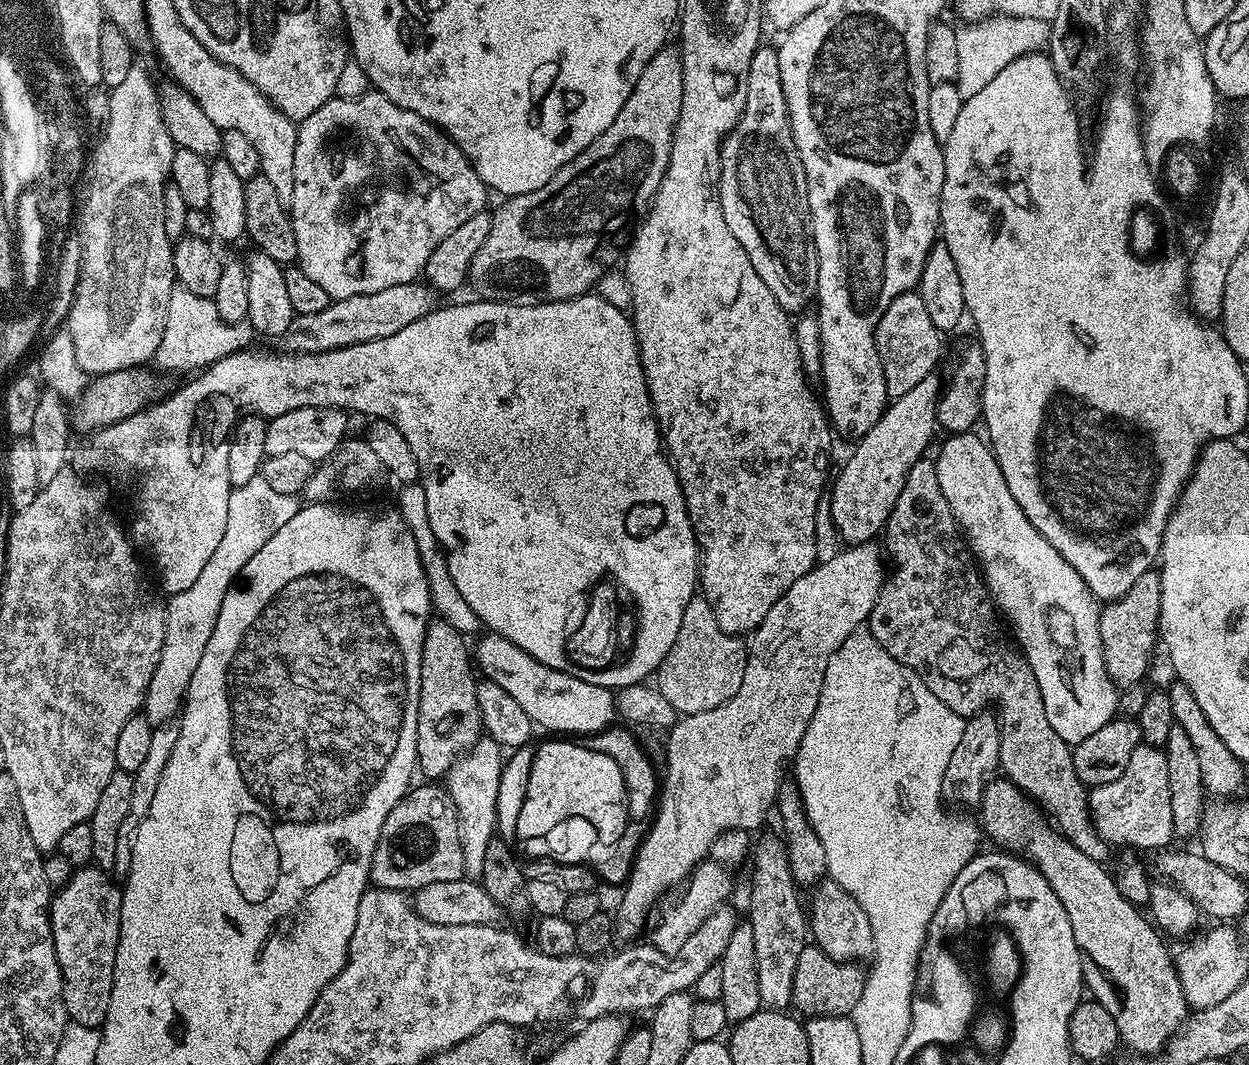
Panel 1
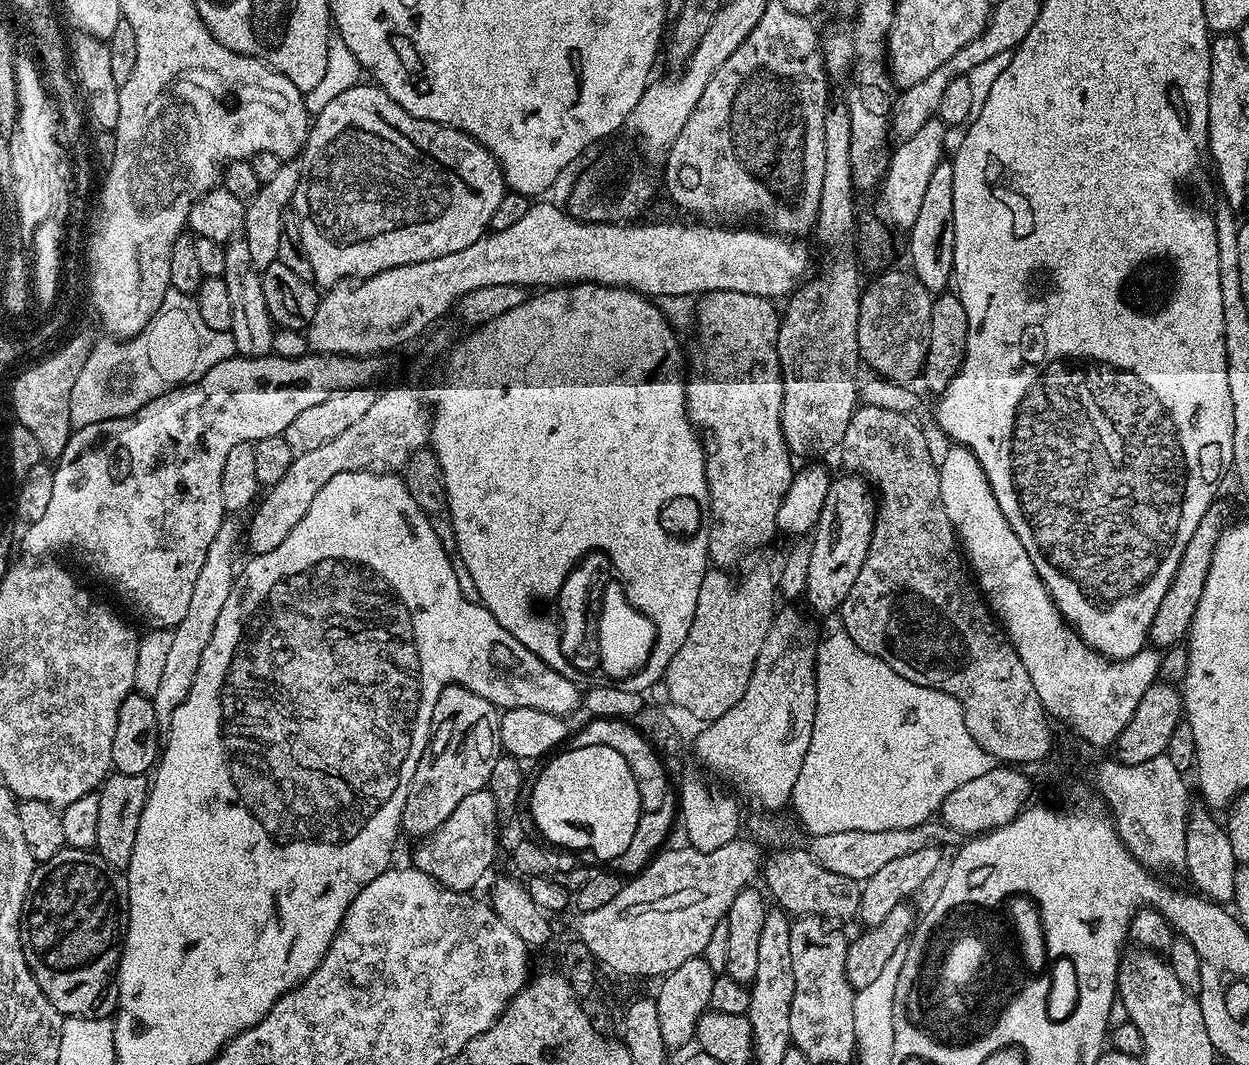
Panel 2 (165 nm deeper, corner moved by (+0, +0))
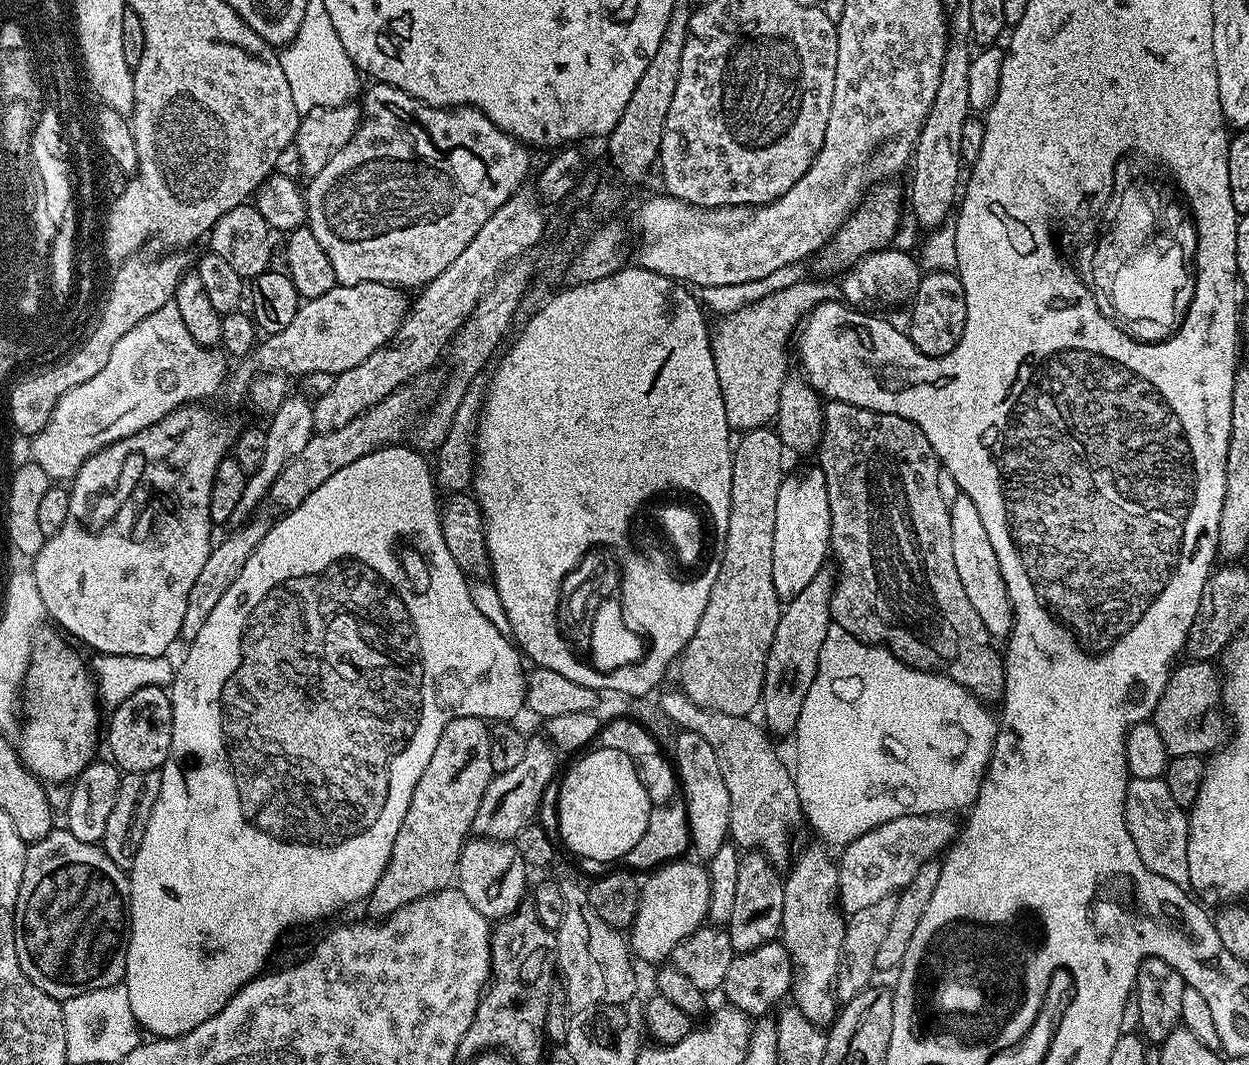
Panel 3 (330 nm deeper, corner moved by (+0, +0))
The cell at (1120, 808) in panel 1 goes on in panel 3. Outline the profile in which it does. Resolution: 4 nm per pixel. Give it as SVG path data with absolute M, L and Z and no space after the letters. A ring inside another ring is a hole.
M914 814L894 818L843 845L844 853L838 856L839 907L851 914L905 888L923 864L937 859L957 839L958 824L948 816Z

